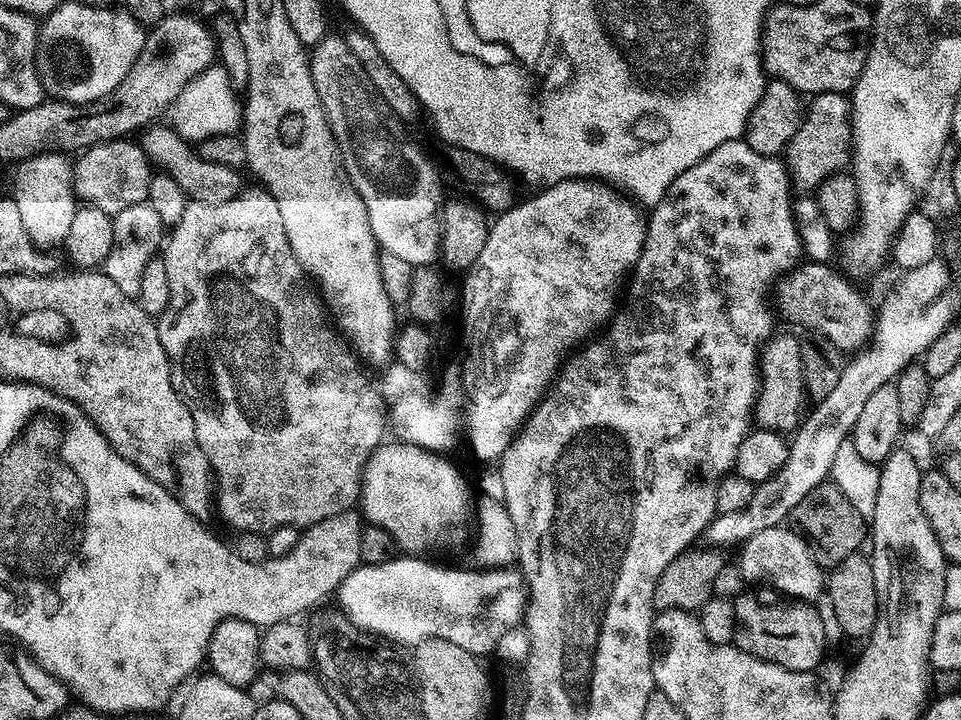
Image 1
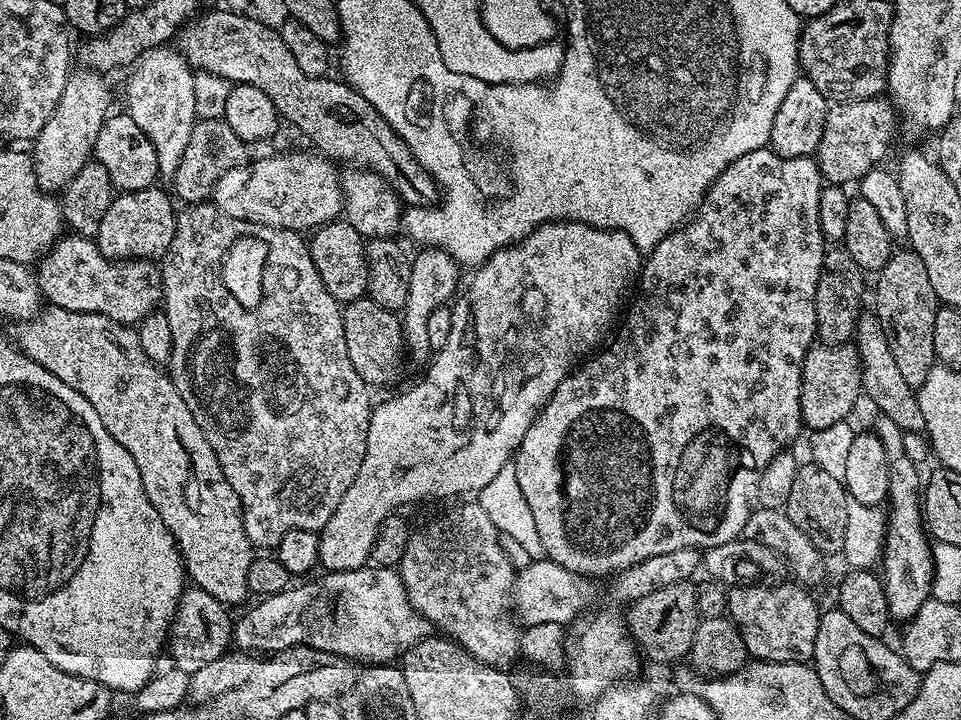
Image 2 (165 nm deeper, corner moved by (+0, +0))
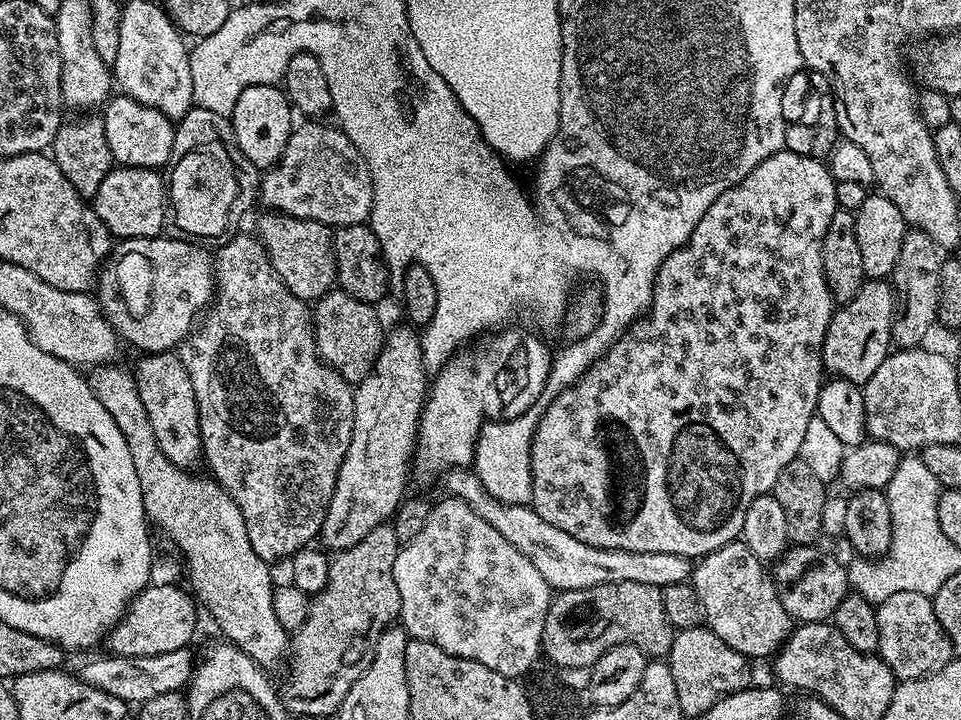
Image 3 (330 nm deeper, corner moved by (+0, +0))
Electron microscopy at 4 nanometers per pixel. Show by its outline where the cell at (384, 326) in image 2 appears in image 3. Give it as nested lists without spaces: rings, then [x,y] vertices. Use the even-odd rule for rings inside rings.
[[[334,288],[315,301],[312,308],[313,332],[316,351],[324,363],[331,365],[344,380],[357,384],[373,368],[384,342],[385,331],[382,330],[377,309],[368,303],[352,298],[339,288]]]

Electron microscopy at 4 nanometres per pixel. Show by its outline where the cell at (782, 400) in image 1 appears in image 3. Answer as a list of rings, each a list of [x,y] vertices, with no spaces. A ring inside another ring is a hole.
[[[865,279],[864,285],[854,294],[854,298],[846,304],[839,305],[830,318],[830,326],[826,330],[826,338],[822,346],[821,358],[824,360],[824,371],[829,377],[846,379],[863,386],[870,378],[874,378],[874,370],[882,366],[882,362],[890,354],[892,344],[892,315],[896,312],[896,296],[892,293],[892,285],[887,279]]]

